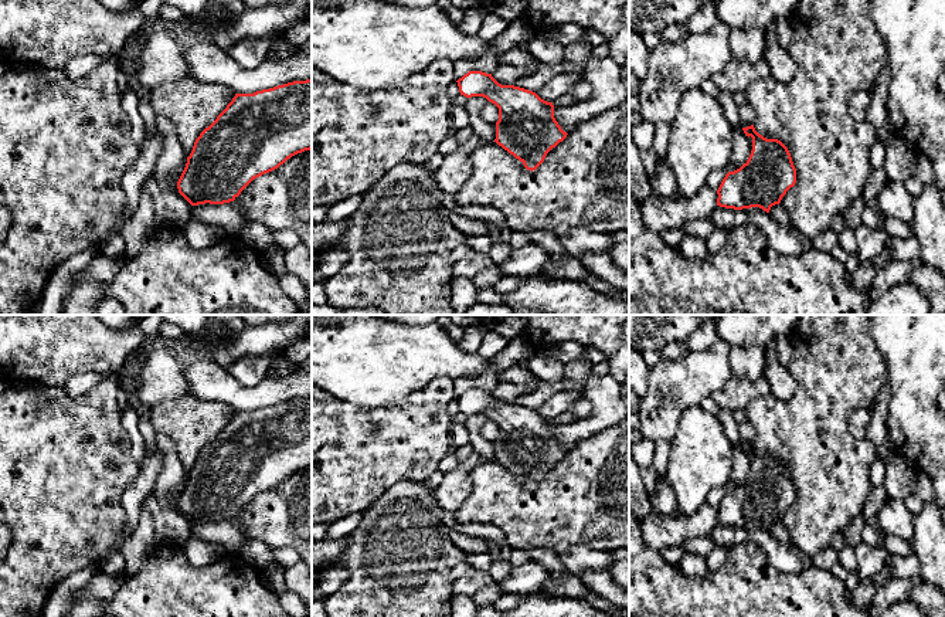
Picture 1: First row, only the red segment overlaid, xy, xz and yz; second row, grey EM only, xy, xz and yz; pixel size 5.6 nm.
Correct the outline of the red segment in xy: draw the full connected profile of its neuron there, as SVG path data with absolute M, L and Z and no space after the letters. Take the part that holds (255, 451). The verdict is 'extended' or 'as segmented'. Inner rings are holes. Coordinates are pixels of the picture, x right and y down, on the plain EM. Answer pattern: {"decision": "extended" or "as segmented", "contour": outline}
{"decision": "as segmented", "contour": "M312 396L254 411L235 411L217 437L196 457L177 499L179 511L191 522L234 519L256 495L312 467Z"}

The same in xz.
{"decision": "as segmented", "contour": "M469 389L458 399L460 413L483 414L499 426L494 460L536 488L547 471L567 455L554 435L554 423L536 410L499 401L492 391Z"}

